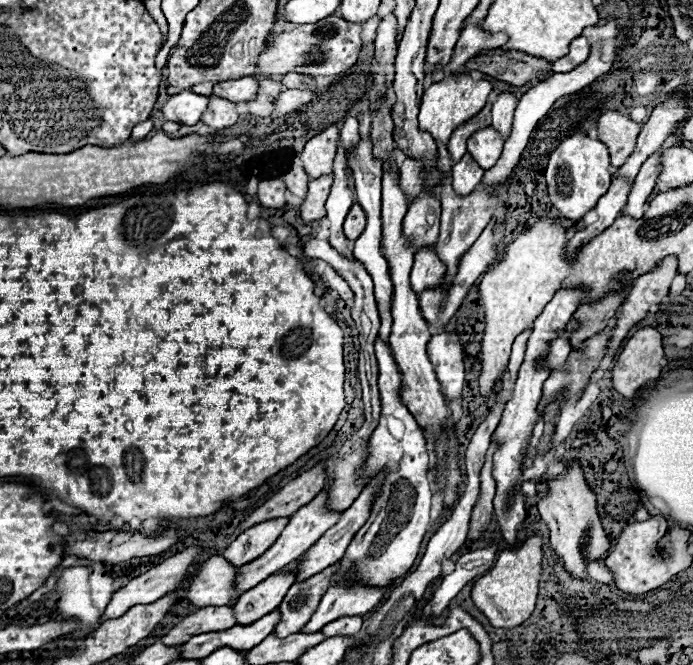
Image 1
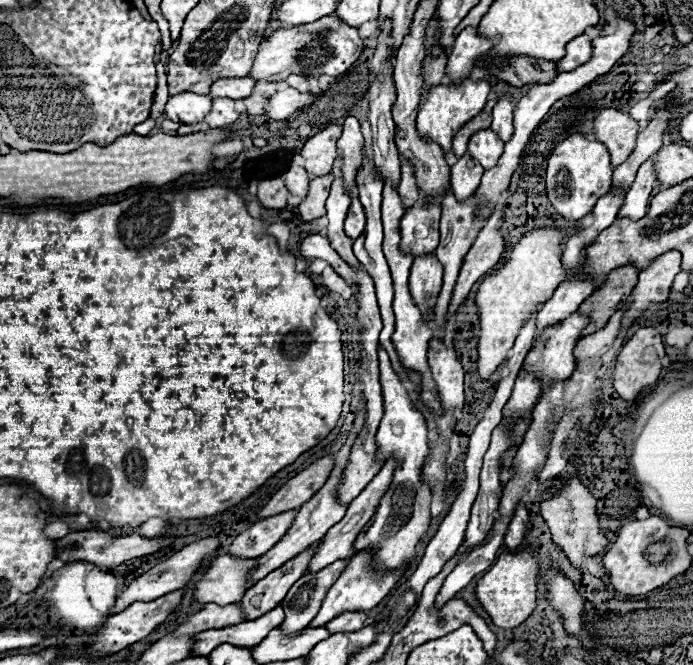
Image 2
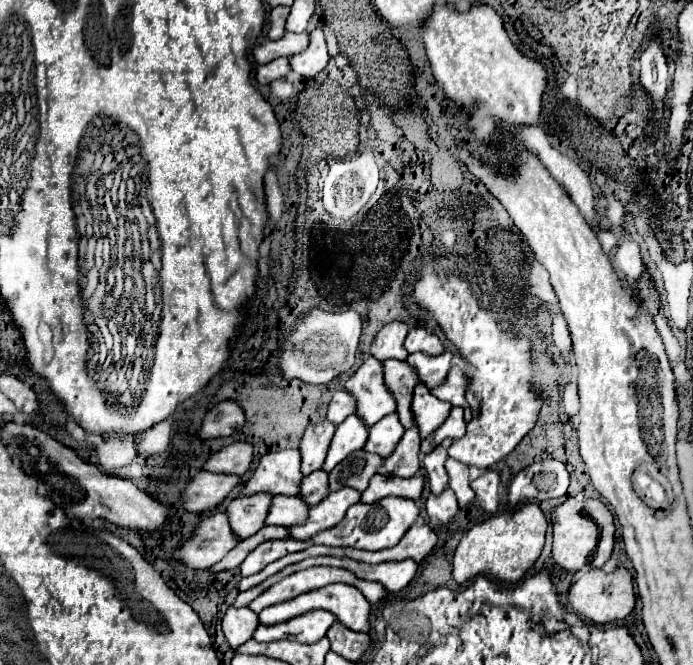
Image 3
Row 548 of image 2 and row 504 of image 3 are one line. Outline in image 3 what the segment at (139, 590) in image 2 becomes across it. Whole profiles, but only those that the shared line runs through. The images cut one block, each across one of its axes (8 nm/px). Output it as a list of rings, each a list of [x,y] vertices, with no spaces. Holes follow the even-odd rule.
[[[198,472],[182,490],[182,506],[186,512],[204,512],[216,508],[236,486],[238,476]]]

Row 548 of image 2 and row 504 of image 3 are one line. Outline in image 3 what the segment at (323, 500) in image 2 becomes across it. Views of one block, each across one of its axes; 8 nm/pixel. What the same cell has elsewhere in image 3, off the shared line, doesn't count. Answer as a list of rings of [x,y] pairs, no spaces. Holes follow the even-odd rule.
[[[280,496],[272,498],[272,504],[268,508],[268,518],[264,524],[270,526],[294,526],[298,522],[304,522],[308,518],[308,506],[300,502],[298,496]]]

